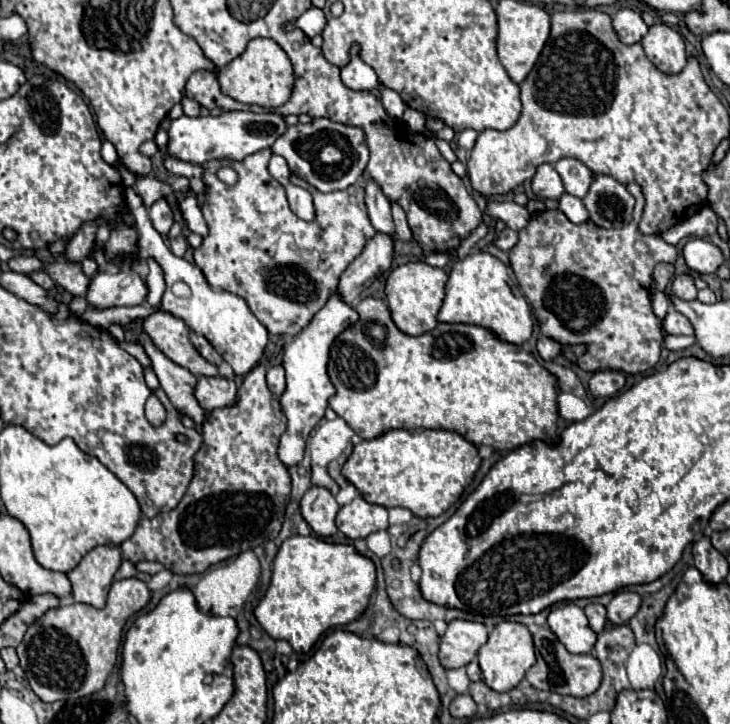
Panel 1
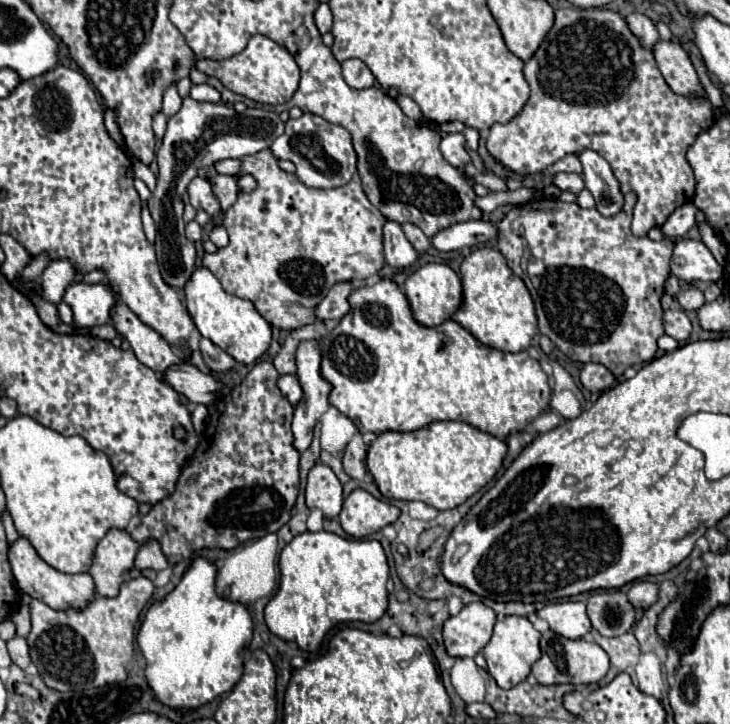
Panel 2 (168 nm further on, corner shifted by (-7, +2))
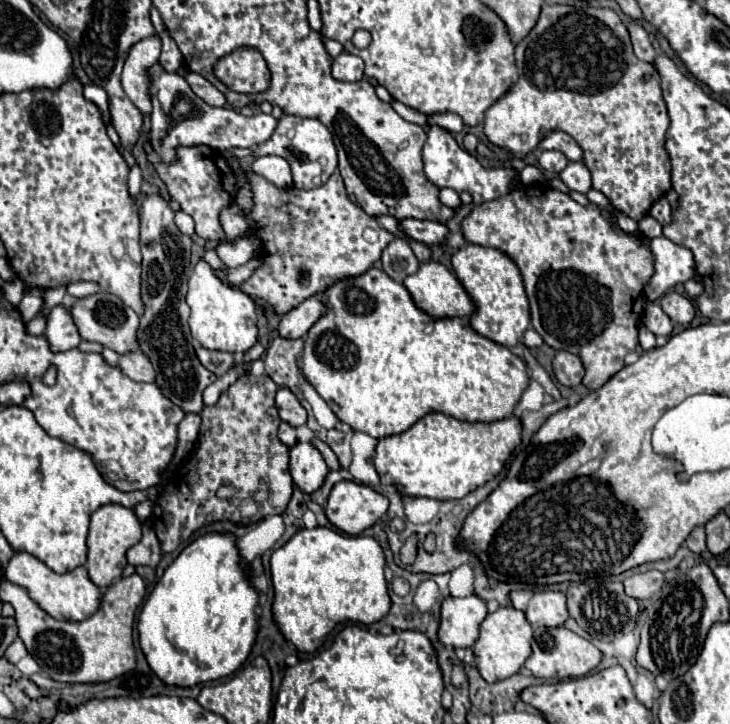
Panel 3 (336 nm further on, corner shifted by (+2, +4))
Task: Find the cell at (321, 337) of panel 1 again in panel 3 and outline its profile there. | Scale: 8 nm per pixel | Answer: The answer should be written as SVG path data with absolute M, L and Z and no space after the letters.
M282 422L280 428L278 428L278 438L280 442L284 442L286 446L294 446L298 440L296 440L296 428L290 426L288 422Z

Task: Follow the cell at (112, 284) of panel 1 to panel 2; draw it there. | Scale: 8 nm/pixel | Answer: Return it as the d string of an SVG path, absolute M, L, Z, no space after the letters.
M71 284L65 290L63 302L73 310L73 330L77 334L89 334L93 326L109 322L109 310L115 304L117 294L107 284Z

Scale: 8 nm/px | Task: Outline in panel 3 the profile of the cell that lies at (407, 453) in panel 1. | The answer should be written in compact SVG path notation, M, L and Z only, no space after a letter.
M432 412L432 414L424 416L422 420L418 420L406 432L380 438L372 462L374 462L374 468L376 468L382 484L396 486L396 490L400 494L434 498L440 502L456 500L460 496L466 496L480 484L486 484L504 468L504 462L508 460L510 452L520 444L520 430L522 430L520 420L514 416L510 416L506 420L490 422L490 424L484 424L484 422L470 424L470 422L462 422L452 416L440 414L440 412Z

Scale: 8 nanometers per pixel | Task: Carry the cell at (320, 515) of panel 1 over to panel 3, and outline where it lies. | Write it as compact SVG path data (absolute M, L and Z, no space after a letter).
M298 442L290 448L290 474L294 478L294 484L302 492L312 494L322 488L328 474L328 466L322 454L312 444Z

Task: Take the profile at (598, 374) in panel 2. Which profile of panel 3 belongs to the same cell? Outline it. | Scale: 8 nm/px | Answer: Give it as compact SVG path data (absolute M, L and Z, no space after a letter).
M558 352L556 358L554 358L554 374L558 378L560 384L564 386L578 386L582 384L582 378L584 378L584 366L582 366L582 360L576 356L576 354L570 354L570 352Z

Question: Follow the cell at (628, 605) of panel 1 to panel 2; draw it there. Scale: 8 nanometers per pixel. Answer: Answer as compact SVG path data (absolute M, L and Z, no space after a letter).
M633 582L629 592L627 592L631 604L637 608L637 610L647 610L651 604L657 602L659 598L659 586L653 584L653 582Z

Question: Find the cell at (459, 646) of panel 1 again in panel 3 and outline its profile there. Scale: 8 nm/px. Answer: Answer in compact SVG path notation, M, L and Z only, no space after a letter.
M476 594L468 598L446 598L440 612L438 640L446 648L470 648L478 638L480 622L486 618L486 602Z

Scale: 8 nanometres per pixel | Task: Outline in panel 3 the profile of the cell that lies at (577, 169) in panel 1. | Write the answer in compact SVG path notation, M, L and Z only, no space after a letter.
M546 150L546 152L542 152L538 160L540 160L542 170L546 170L546 172L550 172L550 174L560 174L560 172L566 168L566 164L568 164L566 156L564 156L562 152L556 152L556 150Z

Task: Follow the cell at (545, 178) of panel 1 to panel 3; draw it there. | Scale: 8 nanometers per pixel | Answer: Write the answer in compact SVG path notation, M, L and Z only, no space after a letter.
M568 164L568 168L564 168L564 172L560 172L560 180L570 188L570 190L576 190L576 192L582 192L586 194L592 186L590 182L590 172L584 164Z

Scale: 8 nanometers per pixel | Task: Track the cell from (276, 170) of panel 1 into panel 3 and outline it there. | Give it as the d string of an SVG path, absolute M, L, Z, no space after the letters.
M262 156L260 160L254 162L254 172L268 178L272 184L280 188L290 188L292 186L292 176L290 176L290 166L284 158L280 156Z

